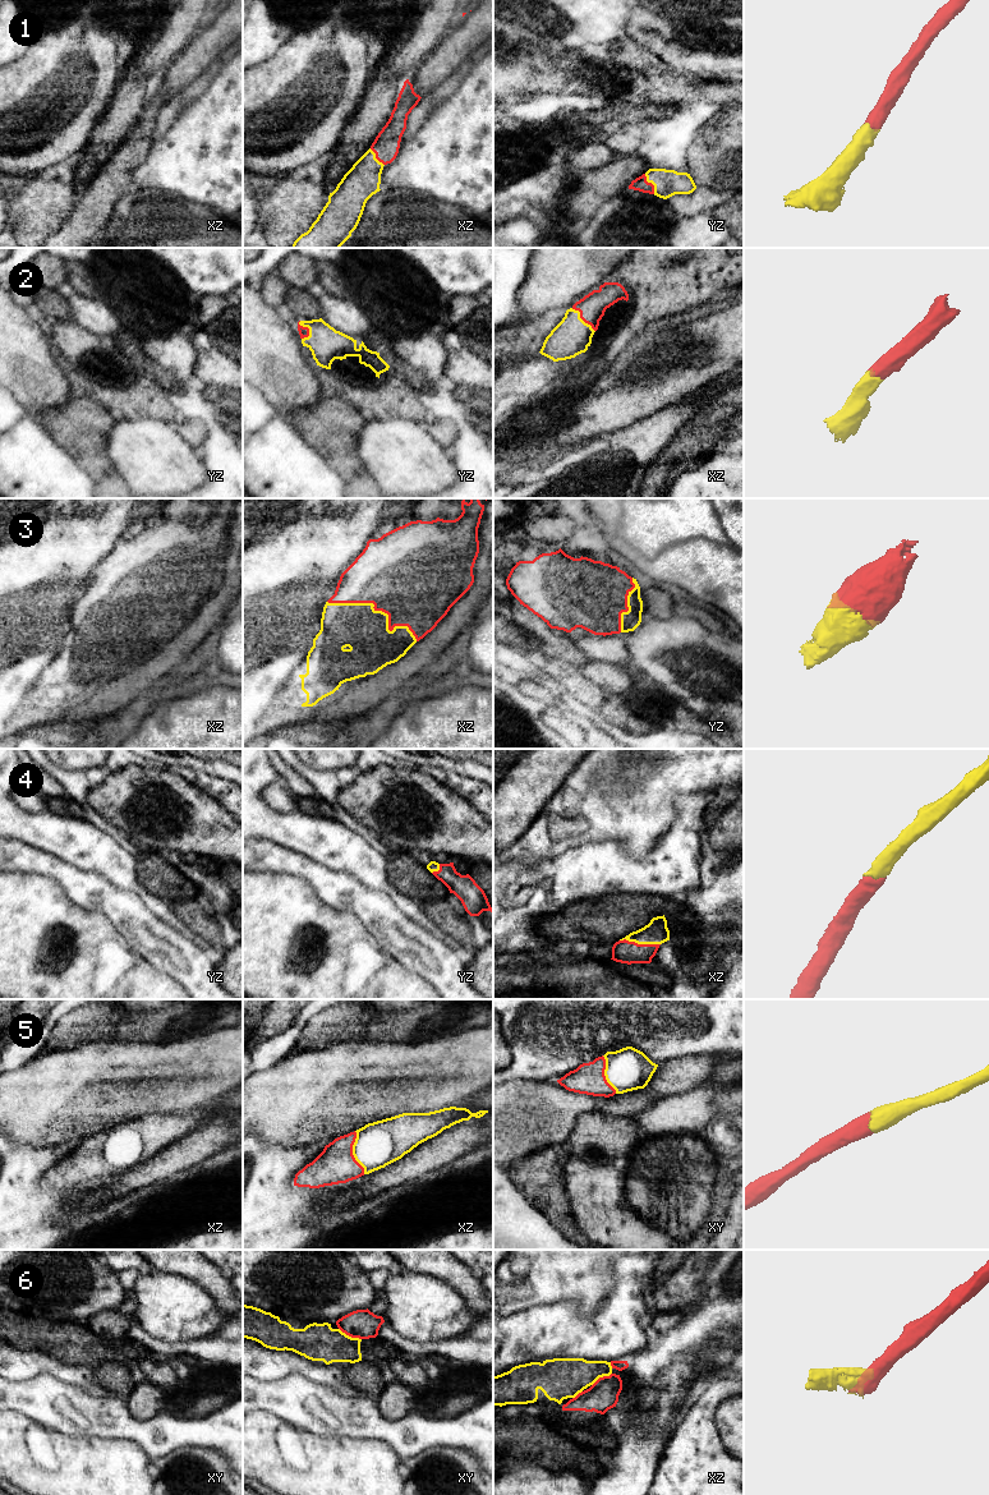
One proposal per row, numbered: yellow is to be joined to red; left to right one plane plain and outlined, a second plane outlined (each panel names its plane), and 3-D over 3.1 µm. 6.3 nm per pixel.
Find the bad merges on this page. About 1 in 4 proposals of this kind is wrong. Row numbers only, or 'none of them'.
6

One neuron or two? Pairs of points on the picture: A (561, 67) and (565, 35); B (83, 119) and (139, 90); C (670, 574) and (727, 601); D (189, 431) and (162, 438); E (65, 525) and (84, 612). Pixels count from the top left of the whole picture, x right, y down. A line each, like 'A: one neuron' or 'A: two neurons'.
A: two neurons
B: two neurons
C: one neuron
D: two neurons
E: two neurons

